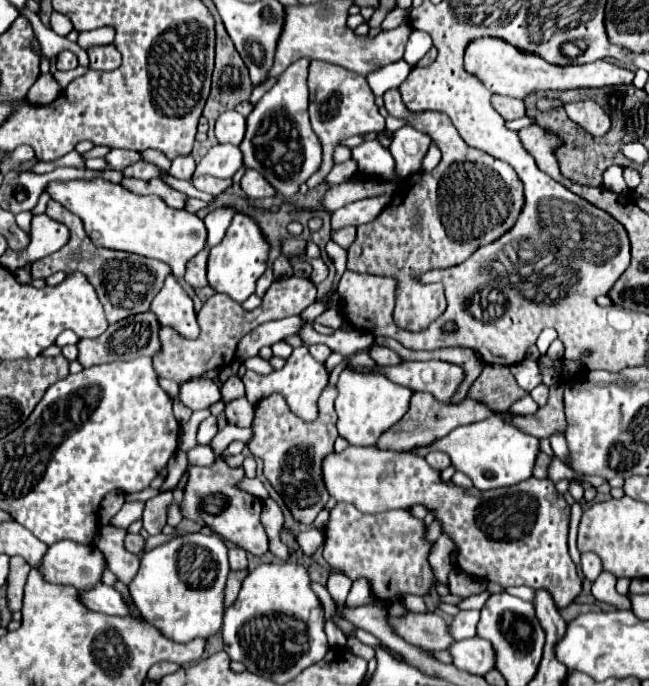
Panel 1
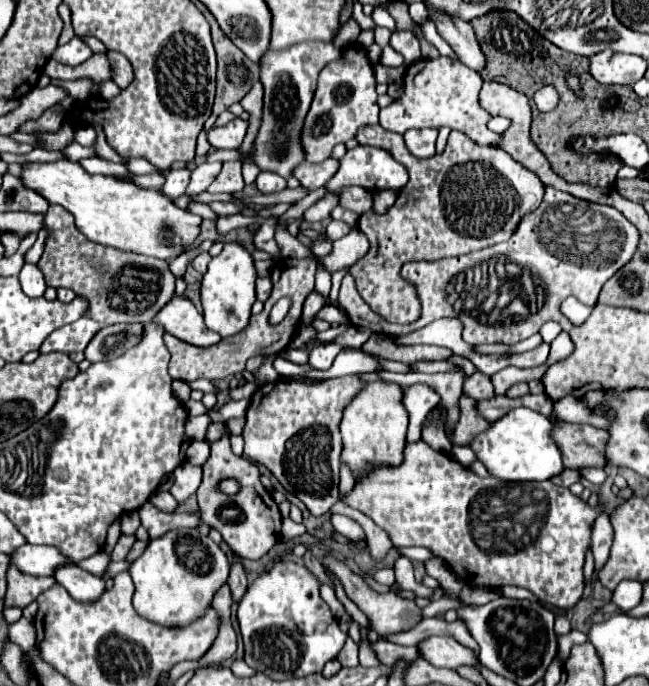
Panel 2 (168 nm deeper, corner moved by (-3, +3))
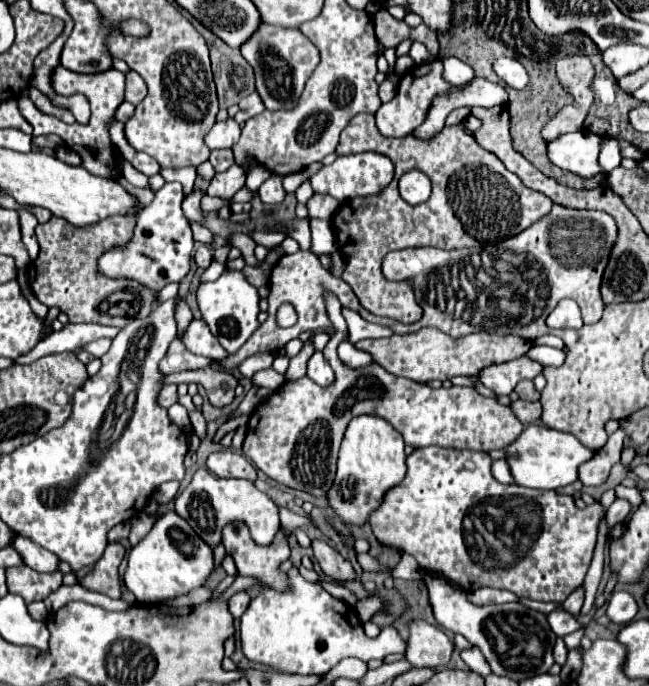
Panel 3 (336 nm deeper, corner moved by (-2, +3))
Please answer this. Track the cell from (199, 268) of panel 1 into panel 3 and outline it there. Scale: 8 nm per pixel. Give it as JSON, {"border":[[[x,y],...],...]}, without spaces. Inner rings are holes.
{"border":[[[199,246],[199,248],[197,248],[197,252],[195,252],[195,262],[197,262],[199,268],[203,268],[203,270],[209,268],[211,258],[213,258],[211,248],[207,248],[207,246]]]}

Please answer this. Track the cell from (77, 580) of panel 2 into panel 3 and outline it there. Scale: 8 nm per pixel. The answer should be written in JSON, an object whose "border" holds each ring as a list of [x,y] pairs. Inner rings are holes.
{"border":[[[15,534],[11,540],[11,548],[15,548],[23,560],[23,564],[27,564],[29,568],[37,570],[37,572],[53,572],[57,570],[59,558],[55,554],[51,554],[49,550],[37,546],[31,538]]]}

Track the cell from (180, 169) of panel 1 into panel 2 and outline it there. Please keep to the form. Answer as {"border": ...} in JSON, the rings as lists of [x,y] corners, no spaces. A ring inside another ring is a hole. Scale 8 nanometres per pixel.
{"border":[[[180,168],[180,170],[168,170],[164,176],[166,176],[166,184],[162,186],[162,192],[168,196],[168,198],[178,198],[186,192],[186,186],[190,182],[190,170],[188,168]]]}

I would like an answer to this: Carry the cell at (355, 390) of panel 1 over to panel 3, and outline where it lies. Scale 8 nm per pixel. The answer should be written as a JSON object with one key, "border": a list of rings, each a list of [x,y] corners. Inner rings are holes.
{"border":[[[361,416],[349,422],[341,450],[339,468],[333,486],[327,492],[327,504],[349,526],[363,526],[381,506],[383,496],[405,478],[405,444],[401,434],[383,418]]]}

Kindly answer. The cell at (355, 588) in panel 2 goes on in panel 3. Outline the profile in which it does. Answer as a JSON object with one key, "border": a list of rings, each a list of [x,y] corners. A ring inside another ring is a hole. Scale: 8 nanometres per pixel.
{"border":[[[311,540],[311,548],[313,548],[313,554],[317,556],[321,570],[327,576],[331,576],[337,582],[349,582],[355,578],[353,566],[335,548],[331,548],[325,540]]]}

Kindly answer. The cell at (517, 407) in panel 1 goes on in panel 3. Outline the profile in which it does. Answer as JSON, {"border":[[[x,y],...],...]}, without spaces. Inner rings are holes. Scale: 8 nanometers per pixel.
{"border":[[[529,426],[523,430],[521,438],[513,442],[507,450],[513,450],[513,458],[509,458],[509,468],[517,484],[537,490],[557,490],[561,486],[569,486],[579,478],[579,466],[593,458],[593,450],[577,442],[573,434],[543,428],[543,426]]]}

